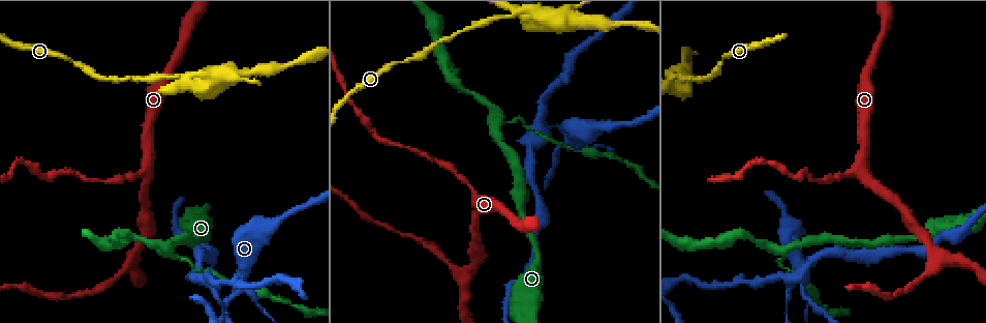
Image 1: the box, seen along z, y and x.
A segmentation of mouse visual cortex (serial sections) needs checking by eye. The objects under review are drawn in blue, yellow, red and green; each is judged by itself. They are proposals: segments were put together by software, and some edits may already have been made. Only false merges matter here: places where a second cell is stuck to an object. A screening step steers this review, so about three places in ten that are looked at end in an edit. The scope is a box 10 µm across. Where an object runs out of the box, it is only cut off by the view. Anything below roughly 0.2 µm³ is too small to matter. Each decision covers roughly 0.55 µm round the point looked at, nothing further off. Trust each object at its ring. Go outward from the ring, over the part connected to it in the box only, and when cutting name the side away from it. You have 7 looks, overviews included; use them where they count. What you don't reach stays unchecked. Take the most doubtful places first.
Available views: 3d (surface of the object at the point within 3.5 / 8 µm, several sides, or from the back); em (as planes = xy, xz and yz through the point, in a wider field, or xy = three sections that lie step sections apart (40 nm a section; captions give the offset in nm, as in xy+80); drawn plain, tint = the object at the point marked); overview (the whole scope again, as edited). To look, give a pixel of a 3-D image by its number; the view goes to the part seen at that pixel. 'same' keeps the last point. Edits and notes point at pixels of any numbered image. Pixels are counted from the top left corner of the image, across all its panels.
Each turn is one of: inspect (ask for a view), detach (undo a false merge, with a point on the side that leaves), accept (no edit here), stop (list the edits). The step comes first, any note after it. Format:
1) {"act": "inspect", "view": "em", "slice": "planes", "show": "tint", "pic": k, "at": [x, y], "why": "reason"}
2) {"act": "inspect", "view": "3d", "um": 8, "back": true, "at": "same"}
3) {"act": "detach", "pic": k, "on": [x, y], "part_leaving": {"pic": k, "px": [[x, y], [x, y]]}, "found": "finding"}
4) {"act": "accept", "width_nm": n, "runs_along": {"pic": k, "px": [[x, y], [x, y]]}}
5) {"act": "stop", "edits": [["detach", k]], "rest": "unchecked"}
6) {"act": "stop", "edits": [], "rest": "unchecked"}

{"act": "inspect", "view": "3d", "um": 3.5, "pic": 1, "at": [573, 146], "why": "two arms in line, one across"}

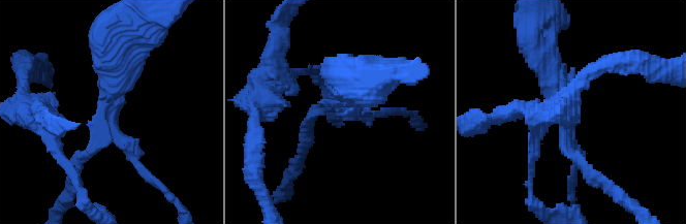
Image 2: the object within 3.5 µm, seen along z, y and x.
{"act": "detach", "pic": 2, "on": [573, 170], "arm_widths_nm": [150, 200, 450], "part_leaving": {"pic": 2, "px": [[118, 137], [182, 210]]}, "found": "two cells meet here"}

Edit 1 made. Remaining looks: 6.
{"act": "inspect", "view": "3d", "um": 8, "back": true, "pic": 1, "at": [861, 169]}

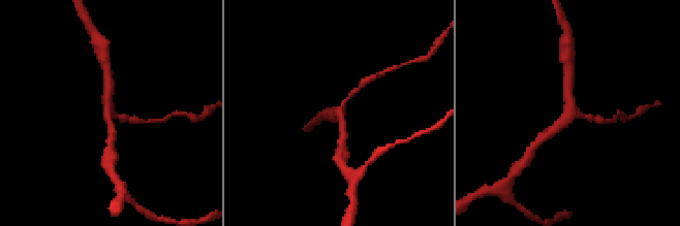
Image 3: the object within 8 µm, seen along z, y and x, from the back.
{"act": "inspect", "view": "em", "slice": "planes", "show": "tint", "at": "same"}

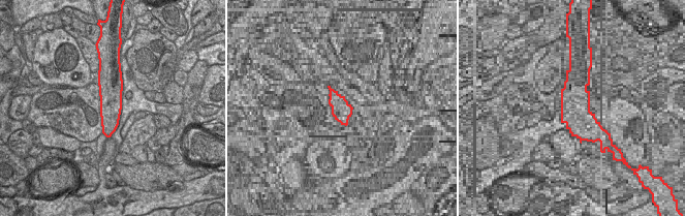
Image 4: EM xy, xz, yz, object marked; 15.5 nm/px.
{"act": "accept", "arms": 3, "arm_widths_nm": [150, 300, 300], "runs_along": {"pic": 3, "px": [[567, 79], [569, 111], [550, 133]]}, "found": "continuous, no second cell"}

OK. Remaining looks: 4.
{"act": "inspect", "view": "3d", "um": 3.5, "pic": 1, "at": [499, 122], "why": "arms part here"}

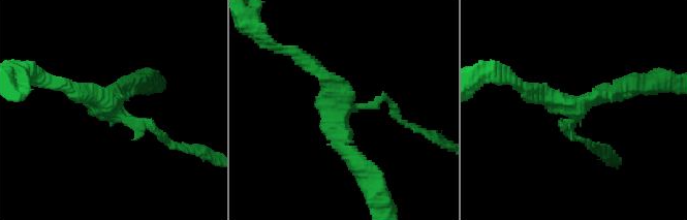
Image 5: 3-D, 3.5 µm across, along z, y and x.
{"act": "inspect", "view": "em", "slice": "planes", "show": "tint", "pic": 5, "at": [111, 107]}

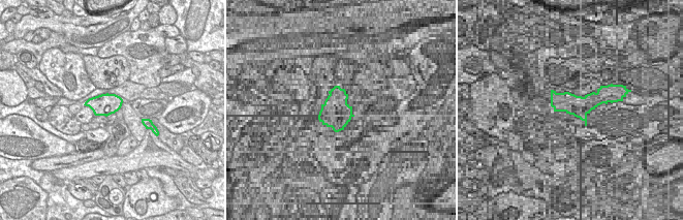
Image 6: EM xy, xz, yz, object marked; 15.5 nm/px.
{"act": "accept", "width_nm": 340, "runs_along": {"pic": 5, "px": [[357, 163], [336, 87], [304, 60]]}, "found": "one cell here"}

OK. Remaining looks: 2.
{"act": "stop", "edits": [["detach", 2]], "rest": "unchecked"}

